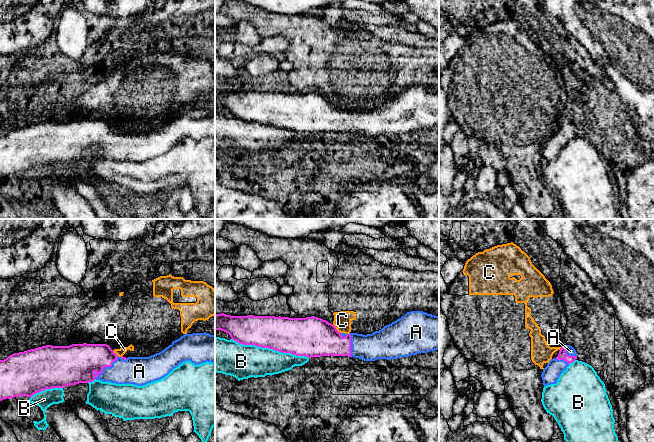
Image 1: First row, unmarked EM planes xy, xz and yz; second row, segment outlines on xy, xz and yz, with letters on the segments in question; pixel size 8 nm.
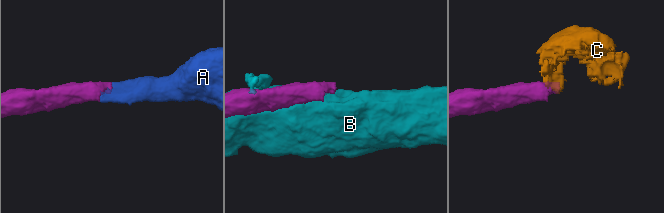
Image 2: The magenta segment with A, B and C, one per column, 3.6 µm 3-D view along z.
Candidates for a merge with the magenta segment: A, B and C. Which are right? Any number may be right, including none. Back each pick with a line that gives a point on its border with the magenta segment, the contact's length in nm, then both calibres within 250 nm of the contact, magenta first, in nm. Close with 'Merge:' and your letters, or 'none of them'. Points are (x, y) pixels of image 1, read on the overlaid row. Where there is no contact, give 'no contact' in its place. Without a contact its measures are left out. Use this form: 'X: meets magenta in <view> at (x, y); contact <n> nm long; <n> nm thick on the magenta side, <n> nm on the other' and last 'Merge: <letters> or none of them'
A: meets magenta in xy at (106, 366); contact 260 nm long; 320 nm thick on the magenta side, 220 nm on the other
Merge: A

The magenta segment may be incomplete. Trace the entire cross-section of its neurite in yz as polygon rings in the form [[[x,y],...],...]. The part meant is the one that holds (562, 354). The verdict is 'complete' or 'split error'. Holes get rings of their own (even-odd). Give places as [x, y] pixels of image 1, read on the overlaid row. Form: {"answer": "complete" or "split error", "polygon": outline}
{"answer": "split error", "polygon": [[[563,345],[556,358],[549,361],[541,374],[543,385],[556,384],[560,375],[570,363],[577,359],[576,350],[570,345]]]}

